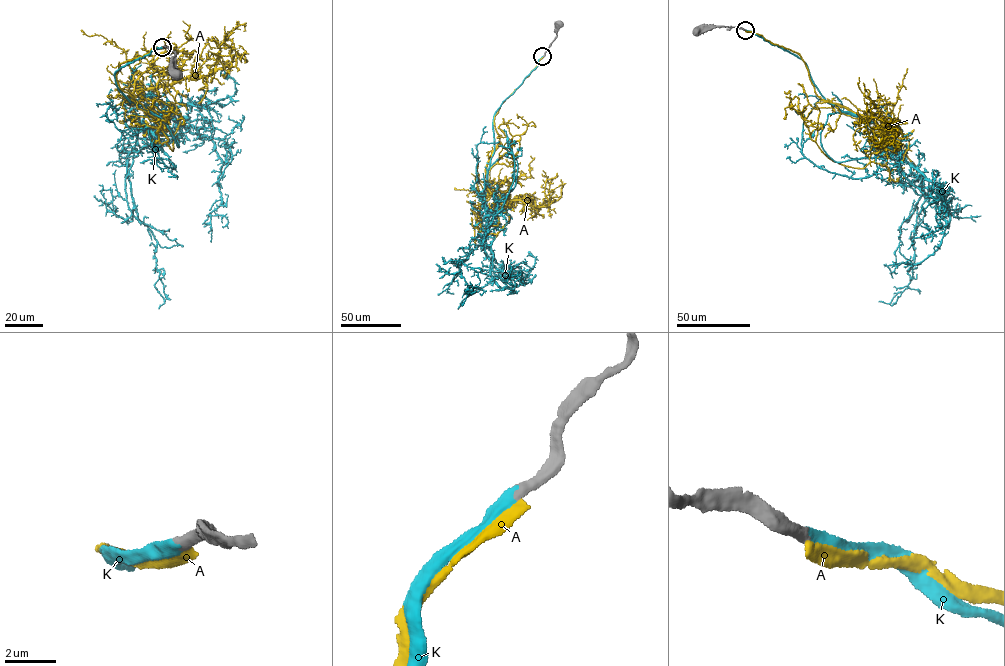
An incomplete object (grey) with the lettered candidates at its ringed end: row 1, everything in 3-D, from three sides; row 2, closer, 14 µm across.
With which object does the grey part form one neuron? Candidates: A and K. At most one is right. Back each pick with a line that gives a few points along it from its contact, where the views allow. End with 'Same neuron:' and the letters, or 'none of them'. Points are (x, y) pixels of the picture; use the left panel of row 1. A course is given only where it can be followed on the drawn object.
K: it runs (162, 47), (115, 73), (129, 103), (131, 95), (153, 118), (127, 171), (137, 218), (157, 242), (158, 308)
Same neuron: K

